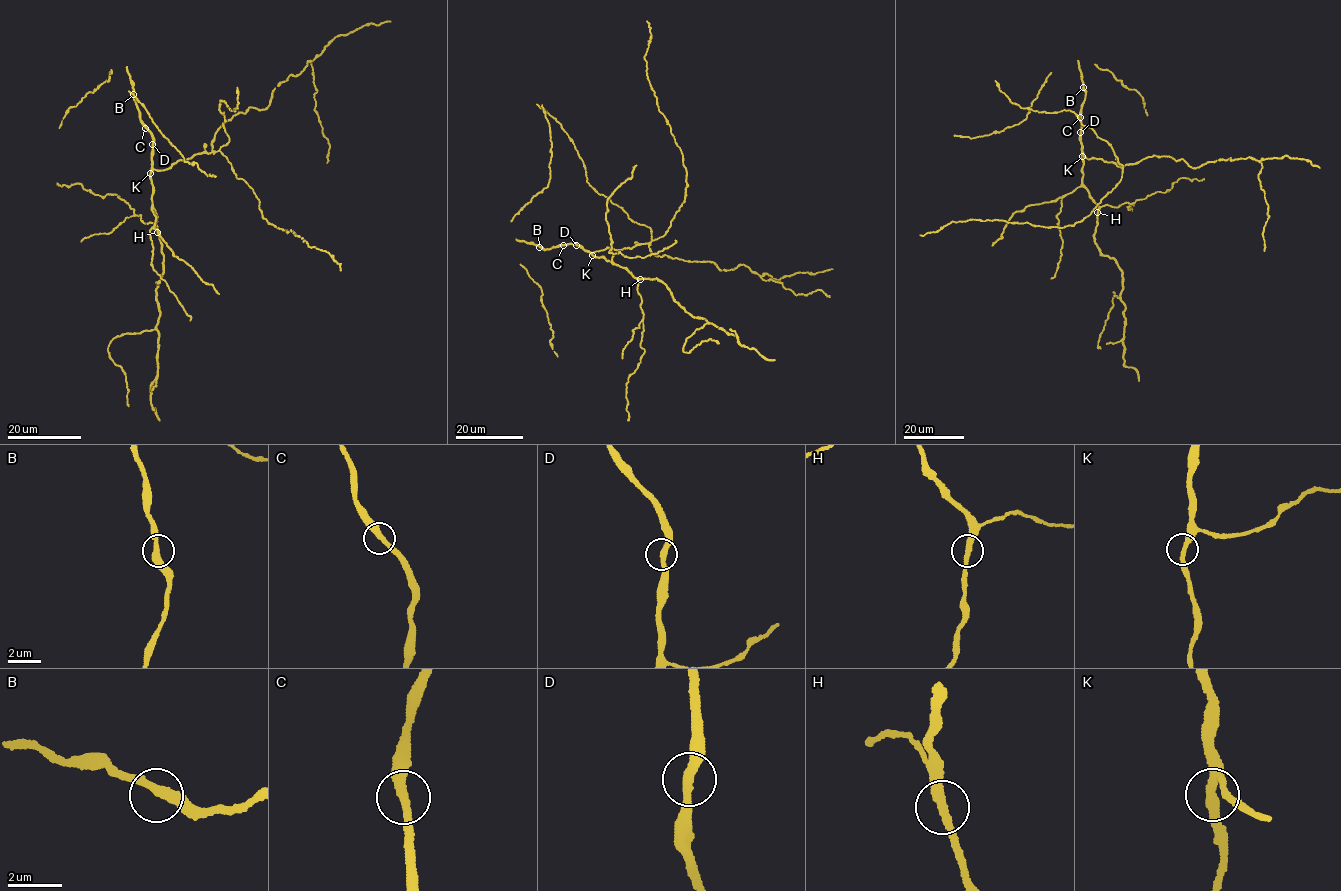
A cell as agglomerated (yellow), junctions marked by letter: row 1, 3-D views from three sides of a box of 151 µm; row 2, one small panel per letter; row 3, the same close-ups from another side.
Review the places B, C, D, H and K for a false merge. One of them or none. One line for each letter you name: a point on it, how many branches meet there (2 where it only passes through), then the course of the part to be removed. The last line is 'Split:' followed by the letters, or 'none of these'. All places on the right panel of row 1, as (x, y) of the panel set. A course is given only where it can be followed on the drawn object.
Split: none of these

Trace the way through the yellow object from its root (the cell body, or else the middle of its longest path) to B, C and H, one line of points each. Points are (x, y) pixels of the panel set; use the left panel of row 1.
B: (187, 159), (178, 160), (166, 169), (157, 171), (152, 168), (153, 134), (140, 119), (133, 94)
C: (187, 159), (178, 160), (166, 169), (153, 169), (153, 134), (145, 128)
H: (187, 159), (150, 172), (152, 207), (157, 232)

